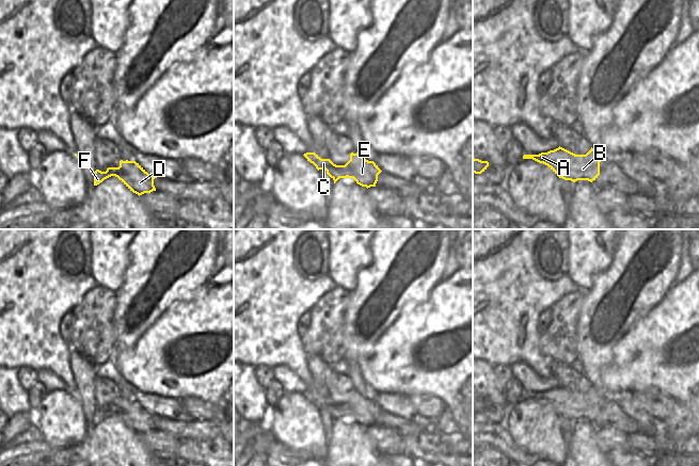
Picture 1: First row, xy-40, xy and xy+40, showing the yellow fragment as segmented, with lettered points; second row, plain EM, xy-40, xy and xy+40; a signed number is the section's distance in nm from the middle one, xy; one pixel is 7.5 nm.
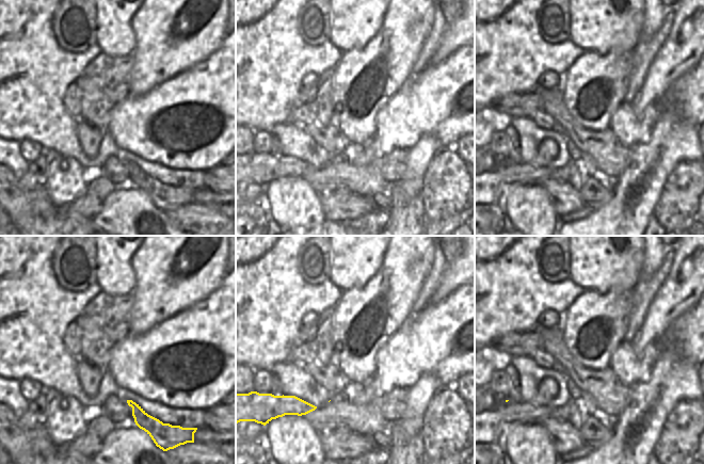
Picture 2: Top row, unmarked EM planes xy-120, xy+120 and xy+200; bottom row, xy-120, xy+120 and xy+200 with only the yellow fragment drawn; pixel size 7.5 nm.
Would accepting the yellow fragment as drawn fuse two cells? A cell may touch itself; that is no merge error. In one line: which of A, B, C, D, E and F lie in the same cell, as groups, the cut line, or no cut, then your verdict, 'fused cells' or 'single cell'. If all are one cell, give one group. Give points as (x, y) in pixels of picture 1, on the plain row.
groups A B C D E F; cut none; single cell

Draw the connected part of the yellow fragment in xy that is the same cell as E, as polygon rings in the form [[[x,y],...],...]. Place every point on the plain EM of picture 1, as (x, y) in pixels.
[[[315,391],[303,393],[307,400],[313,402],[316,407],[325,408],[327,413],[334,419],[339,417],[353,417],[358,423],[366,425],[376,425],[378,414],[382,411],[374,400],[368,400],[358,391],[350,392],[350,399],[345,404],[336,404],[330,398],[321,398]]]

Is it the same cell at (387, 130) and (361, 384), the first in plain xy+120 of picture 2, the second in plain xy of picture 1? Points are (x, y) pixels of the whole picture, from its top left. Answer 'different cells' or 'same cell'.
different cells

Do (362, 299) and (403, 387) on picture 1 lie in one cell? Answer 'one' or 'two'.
two

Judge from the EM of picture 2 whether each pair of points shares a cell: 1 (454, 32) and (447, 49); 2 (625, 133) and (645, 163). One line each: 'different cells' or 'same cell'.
1: same cell
2: different cells

